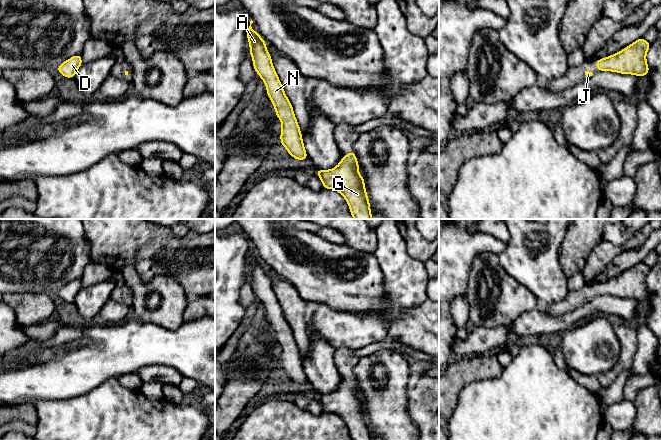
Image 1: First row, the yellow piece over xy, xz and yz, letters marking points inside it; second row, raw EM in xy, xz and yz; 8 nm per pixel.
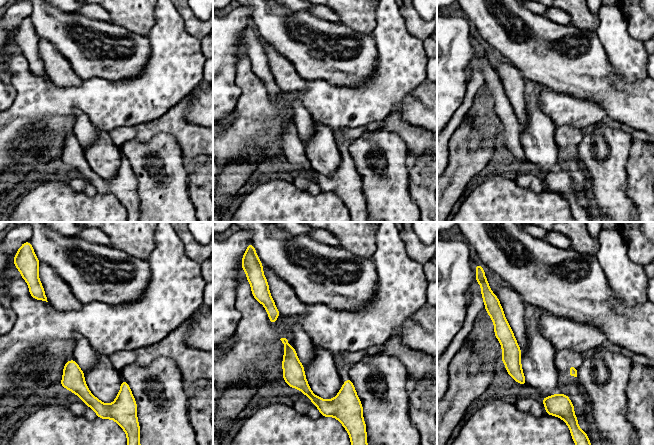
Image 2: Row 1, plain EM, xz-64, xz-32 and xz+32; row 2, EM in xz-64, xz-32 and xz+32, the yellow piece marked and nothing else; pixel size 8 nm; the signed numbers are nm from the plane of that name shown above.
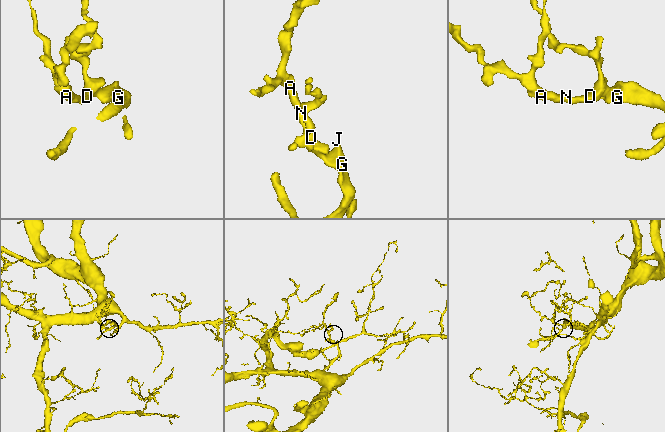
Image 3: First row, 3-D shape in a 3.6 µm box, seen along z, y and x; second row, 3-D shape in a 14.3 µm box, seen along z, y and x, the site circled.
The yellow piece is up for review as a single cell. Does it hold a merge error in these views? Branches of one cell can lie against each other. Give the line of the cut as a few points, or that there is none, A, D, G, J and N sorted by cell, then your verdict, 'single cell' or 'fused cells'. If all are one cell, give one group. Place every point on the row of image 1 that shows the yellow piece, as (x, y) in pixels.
no cut; A D G J N; single cell

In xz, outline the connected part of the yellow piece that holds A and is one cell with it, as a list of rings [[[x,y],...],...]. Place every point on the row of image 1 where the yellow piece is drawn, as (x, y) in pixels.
[[[251,20],[247,31],[250,55],[253,58],[254,70],[265,82],[268,97],[272,101],[276,115],[282,123],[281,144],[293,158],[297,160],[308,159],[293,107],[273,67],[270,53],[266,49],[266,42],[260,37],[258,32],[252,30],[252,23],[253,21]]]

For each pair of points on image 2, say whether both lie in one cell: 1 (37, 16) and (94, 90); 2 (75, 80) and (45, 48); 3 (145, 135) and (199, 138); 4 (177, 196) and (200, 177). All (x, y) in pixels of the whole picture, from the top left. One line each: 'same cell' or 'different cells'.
1: different cells
2: same cell
3: same cell
4: different cells

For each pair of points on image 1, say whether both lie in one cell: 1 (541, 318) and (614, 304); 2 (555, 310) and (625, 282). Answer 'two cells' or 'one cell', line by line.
1: one cell
2: one cell

